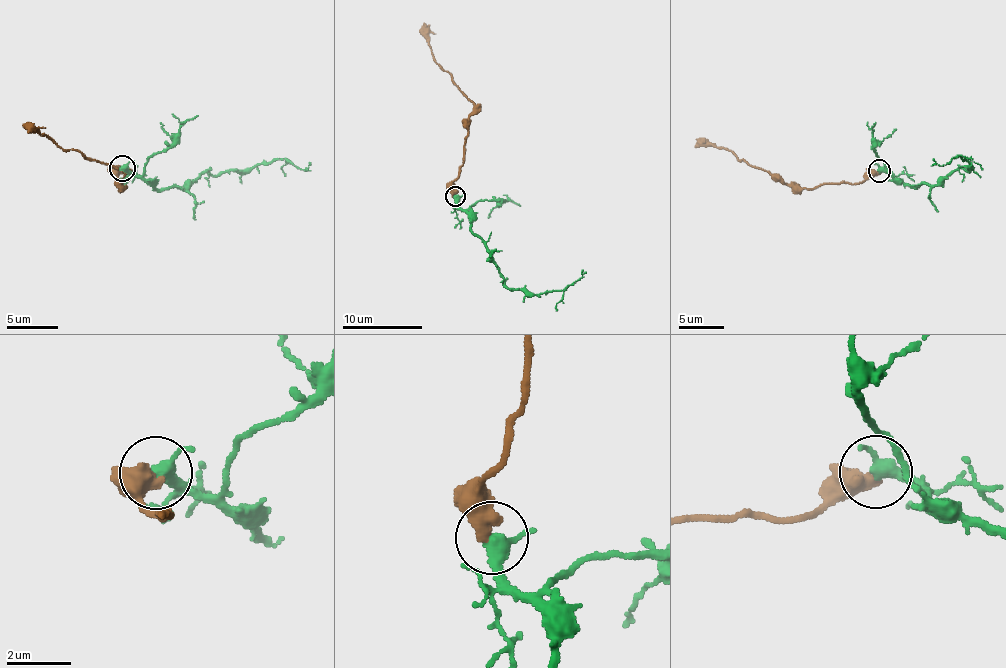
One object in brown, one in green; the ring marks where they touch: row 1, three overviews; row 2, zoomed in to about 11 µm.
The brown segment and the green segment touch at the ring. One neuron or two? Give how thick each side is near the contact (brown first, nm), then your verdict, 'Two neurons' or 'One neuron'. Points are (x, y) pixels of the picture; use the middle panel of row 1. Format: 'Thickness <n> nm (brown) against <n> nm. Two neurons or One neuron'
Thickness 550 nm (brown) against 360 nm. Two neurons

